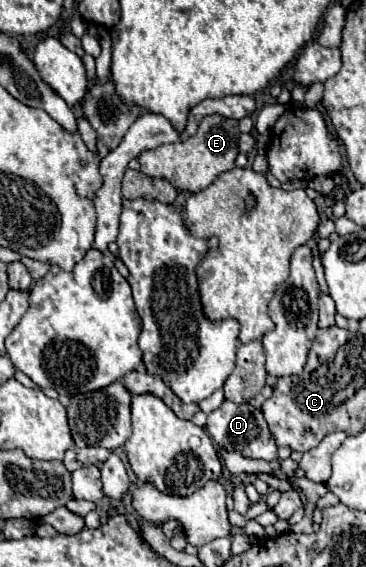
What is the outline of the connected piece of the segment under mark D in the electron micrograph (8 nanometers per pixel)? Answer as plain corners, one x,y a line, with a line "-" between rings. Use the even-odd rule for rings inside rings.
223,401
223,405
219,409
209,413
205,429
211,435
211,439
227,451
237,451
249,459
265,459
265,461
277,459
277,445
269,433
269,427
267,427
267,421
263,419
263,413
261,413
261,409
257,409
249,403
237,405
231,401

